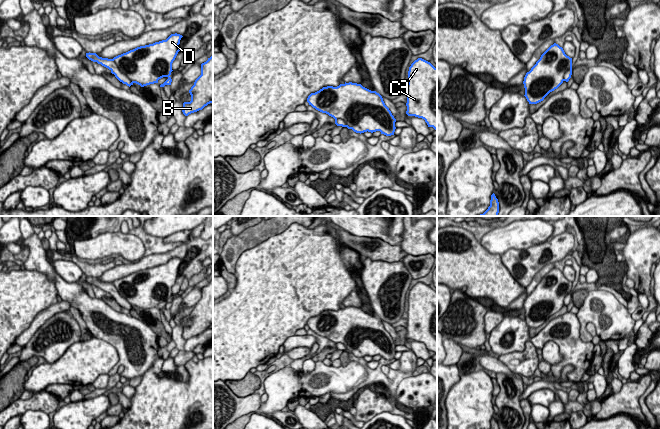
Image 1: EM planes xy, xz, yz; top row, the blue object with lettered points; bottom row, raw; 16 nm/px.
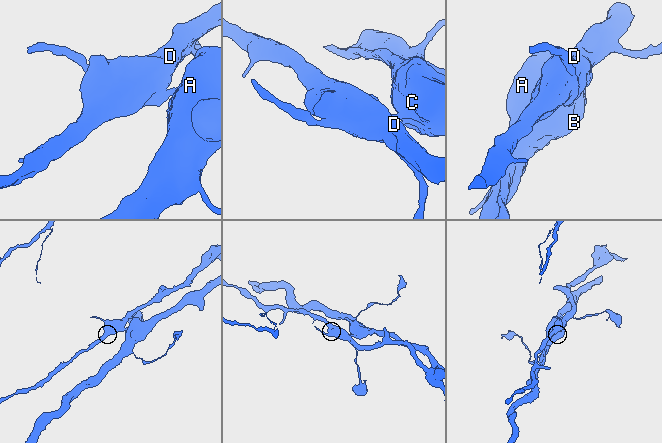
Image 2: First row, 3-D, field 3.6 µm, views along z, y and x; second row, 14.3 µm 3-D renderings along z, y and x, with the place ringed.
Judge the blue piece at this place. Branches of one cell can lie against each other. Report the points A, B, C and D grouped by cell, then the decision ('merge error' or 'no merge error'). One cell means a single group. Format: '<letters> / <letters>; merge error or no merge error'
A B C / D; merge error

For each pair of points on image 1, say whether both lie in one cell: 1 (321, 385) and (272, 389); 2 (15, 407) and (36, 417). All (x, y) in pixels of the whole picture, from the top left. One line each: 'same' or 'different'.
1: same
2: different

